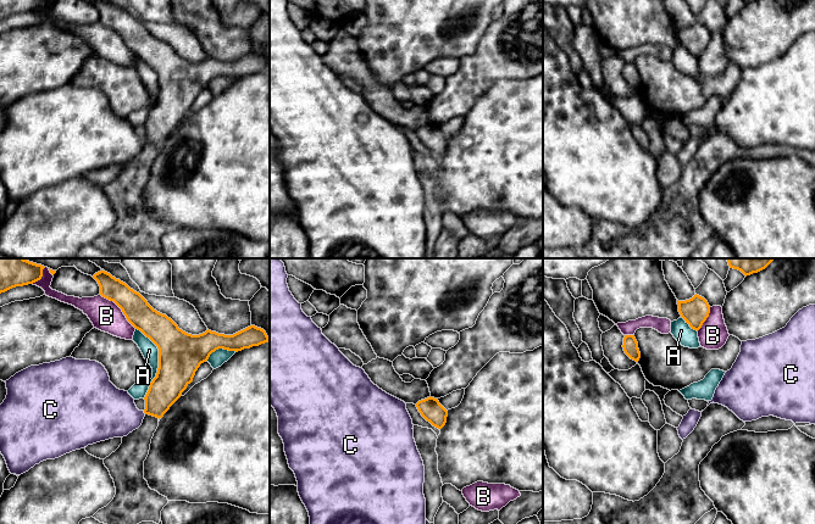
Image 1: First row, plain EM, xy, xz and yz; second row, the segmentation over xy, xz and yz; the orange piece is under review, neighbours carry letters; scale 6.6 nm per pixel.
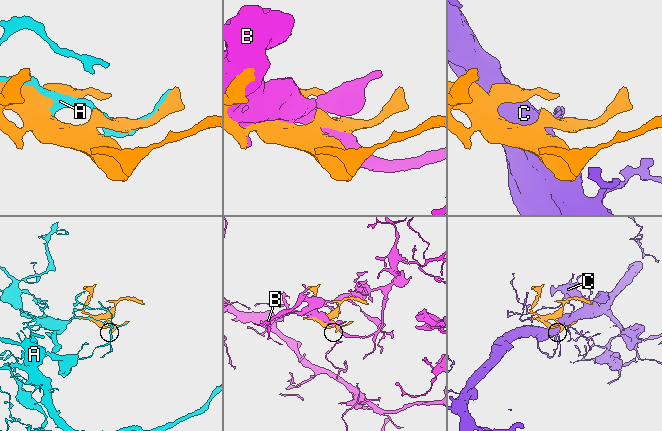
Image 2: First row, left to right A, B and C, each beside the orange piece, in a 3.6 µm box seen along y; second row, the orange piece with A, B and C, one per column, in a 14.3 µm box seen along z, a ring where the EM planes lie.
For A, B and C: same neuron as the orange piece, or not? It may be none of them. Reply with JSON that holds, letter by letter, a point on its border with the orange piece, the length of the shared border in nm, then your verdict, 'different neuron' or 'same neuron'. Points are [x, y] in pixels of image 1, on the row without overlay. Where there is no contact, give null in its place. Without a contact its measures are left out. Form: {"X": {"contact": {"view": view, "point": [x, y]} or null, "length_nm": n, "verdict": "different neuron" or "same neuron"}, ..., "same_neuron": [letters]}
{"A": {"contact": {"view": "xy", "point": [159, 89]}, "length_nm": 460, "verdict": "different neuron"}, "B": {"contact": {"view": "xy", "point": [120, 34]}, "length_nm": 340, "verdict": "different neuron"}, "C": {"contact": {"view": "xy", "point": [144, 139]}, "length_nm": 30, "verdict": "same neuron"}, "same_neuron": ["C"]}

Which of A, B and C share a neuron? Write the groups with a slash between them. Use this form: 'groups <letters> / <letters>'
groups A / B / C

